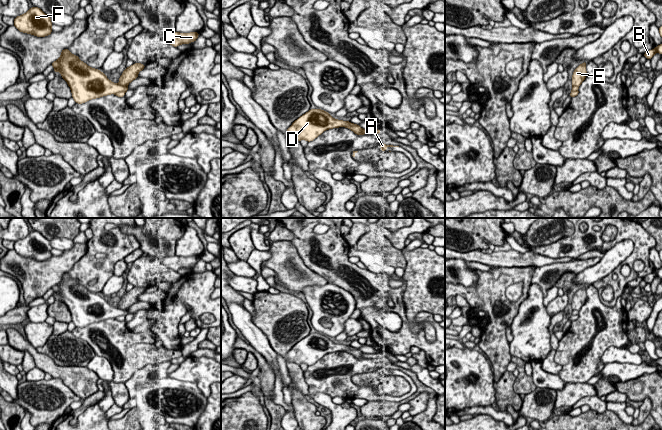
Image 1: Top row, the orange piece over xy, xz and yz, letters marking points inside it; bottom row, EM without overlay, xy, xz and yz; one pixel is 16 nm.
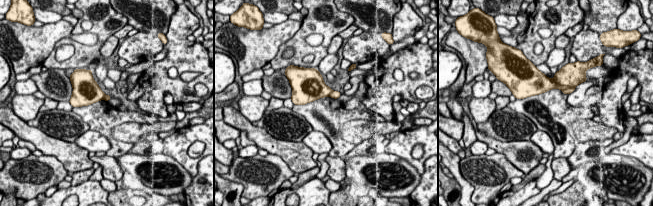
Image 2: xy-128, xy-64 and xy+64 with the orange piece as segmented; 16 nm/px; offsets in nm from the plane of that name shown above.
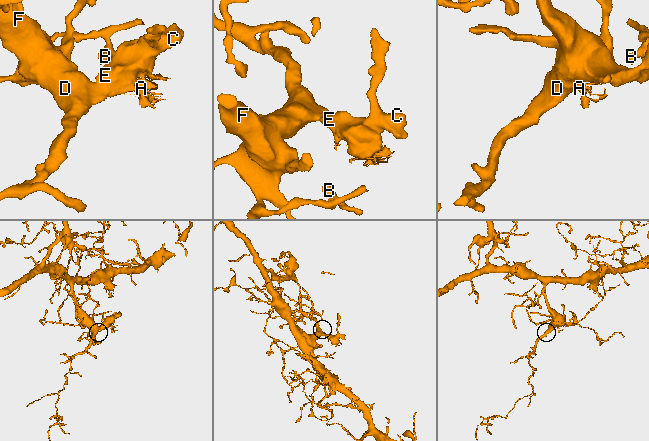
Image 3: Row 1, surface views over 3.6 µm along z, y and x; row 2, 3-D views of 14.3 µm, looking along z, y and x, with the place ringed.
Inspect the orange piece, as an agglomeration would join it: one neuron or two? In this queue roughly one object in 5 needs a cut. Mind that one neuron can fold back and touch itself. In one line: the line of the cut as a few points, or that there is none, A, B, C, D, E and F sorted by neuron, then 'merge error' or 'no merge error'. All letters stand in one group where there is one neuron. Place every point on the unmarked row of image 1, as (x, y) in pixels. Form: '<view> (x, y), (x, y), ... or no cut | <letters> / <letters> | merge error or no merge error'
xy (118, 308), (126, 310) | A C E / B D F | merge error

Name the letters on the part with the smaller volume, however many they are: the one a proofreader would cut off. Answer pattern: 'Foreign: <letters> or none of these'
Foreign: A, C, E

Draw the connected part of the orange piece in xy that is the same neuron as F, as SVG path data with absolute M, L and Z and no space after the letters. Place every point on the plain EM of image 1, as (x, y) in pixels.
M32 231L20 240L14 242L13 248L20 256L45 261L53 255L50 240L46 239L40 232Z

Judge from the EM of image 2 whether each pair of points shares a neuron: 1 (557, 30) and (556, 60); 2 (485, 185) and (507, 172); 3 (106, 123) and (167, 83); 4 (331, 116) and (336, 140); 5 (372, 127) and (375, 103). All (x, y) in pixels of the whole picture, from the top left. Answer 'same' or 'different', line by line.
1: different
2: same
3: different
4: same
5: different

